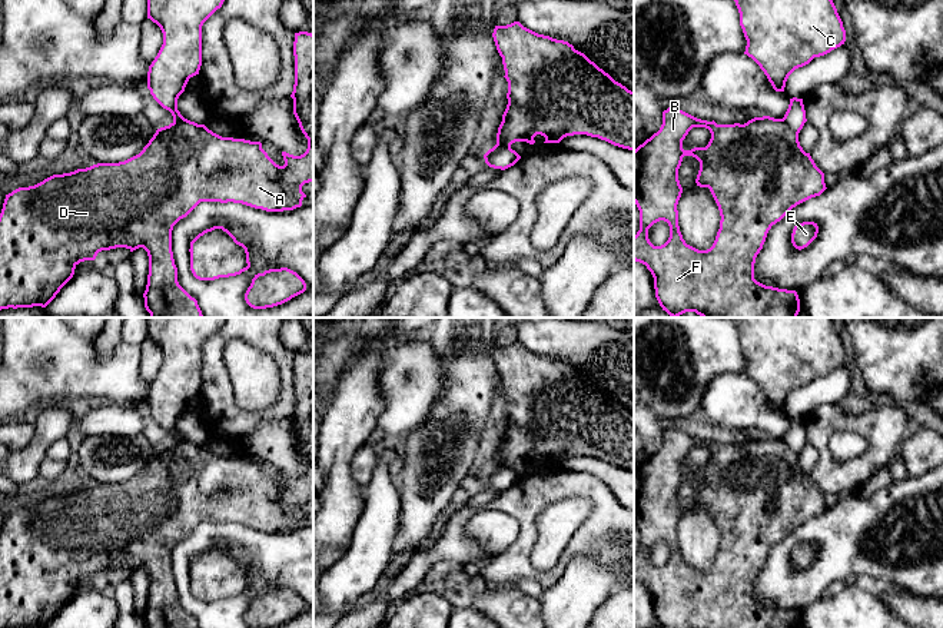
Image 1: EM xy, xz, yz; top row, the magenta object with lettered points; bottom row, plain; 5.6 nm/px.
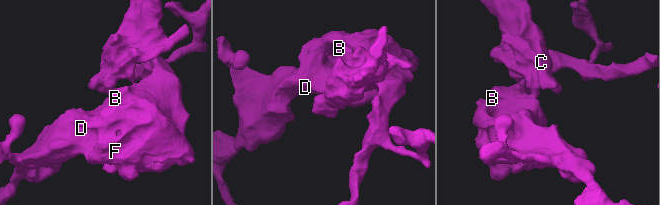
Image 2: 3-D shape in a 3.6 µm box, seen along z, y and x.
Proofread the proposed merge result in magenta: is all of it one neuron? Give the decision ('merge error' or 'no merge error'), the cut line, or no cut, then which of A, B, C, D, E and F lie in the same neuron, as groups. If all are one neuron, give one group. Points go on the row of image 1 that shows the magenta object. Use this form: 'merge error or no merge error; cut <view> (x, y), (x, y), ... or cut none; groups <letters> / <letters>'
merge error; cut yz (782, 119), (797, 133); groups A B D E F / C

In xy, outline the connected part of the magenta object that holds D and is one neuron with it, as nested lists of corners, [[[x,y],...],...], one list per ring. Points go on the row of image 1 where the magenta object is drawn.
[[[308,31],[295,33],[293,41],[293,56],[295,56],[295,84],[290,97],[293,99],[293,114],[299,123],[299,127],[305,137],[308,139],[308,149],[301,156],[293,156],[282,152],[285,165],[276,165],[268,153],[262,149],[260,142],[250,142],[245,139],[222,137],[205,124],[197,124],[190,120],[173,122],[169,126],[156,130],[149,143],[143,150],[119,163],[97,163],[86,169],[77,169],[70,173],[53,175],[43,182],[29,186],[19,187],[11,193],[6,195],[3,209],[0,213],[0,310],[1,309],[17,309],[17,308],[46,308],[60,292],[60,289],[73,278],[74,269],[80,262],[94,260],[97,253],[102,250],[110,250],[116,247],[126,247],[130,252],[143,247],[149,256],[149,275],[147,285],[143,293],[145,308],[150,313],[150,318],[205,318],[197,305],[197,300],[192,298],[177,282],[177,268],[175,265],[172,252],[172,230],[173,226],[183,217],[186,217],[200,202],[220,202],[220,203],[242,203],[255,209],[262,209],[266,212],[283,212],[293,210],[302,206],[302,200],[306,195],[302,192],[305,183],[313,182],[313,34]]]

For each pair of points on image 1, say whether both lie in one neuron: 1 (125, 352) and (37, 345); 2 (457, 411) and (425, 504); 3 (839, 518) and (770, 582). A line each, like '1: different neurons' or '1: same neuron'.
1: same neuron
2: same neuron
3: same neuron

